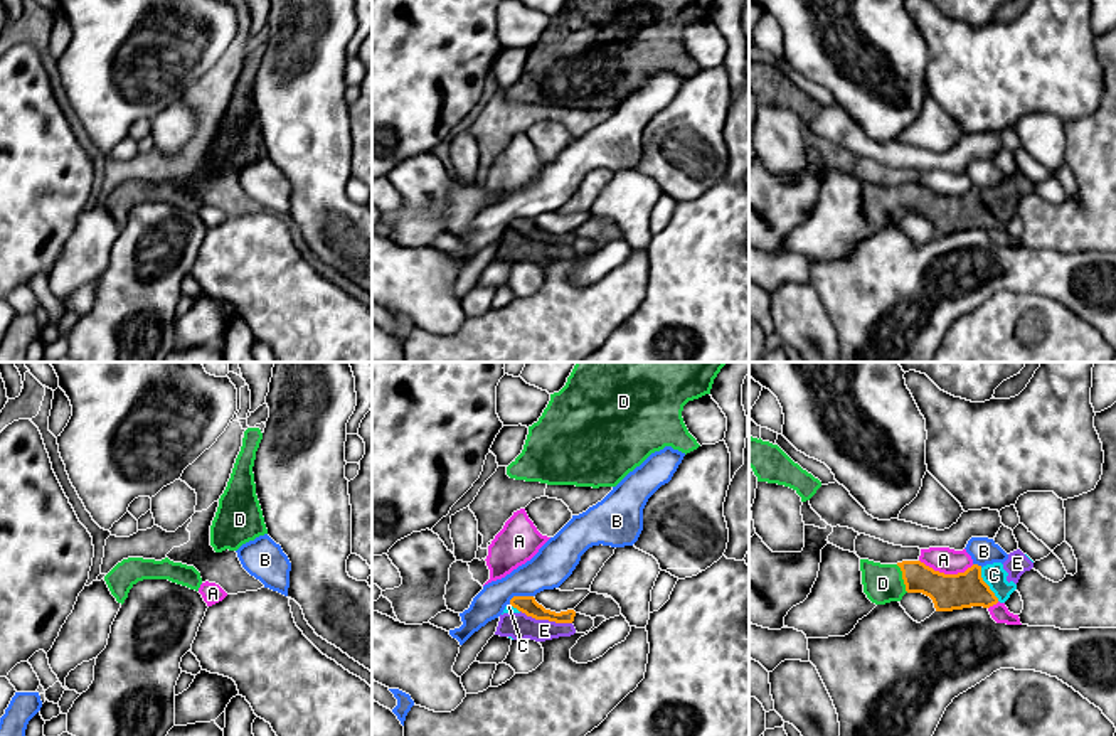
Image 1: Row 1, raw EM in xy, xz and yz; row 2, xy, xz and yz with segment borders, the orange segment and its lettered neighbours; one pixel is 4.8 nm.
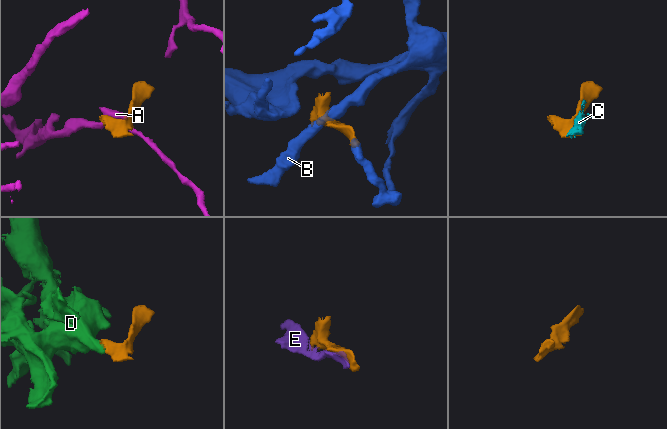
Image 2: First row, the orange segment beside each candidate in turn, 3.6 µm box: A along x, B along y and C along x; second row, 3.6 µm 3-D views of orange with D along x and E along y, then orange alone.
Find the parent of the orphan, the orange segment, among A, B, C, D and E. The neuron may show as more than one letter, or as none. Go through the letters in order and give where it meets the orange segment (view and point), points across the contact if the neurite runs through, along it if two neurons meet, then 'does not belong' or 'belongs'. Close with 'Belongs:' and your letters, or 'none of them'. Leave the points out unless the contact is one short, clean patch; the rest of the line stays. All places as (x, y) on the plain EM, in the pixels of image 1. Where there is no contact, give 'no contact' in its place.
A: yz (946, 197) | does not belong
B: xz (519, 219) | does not belong
C: yz (987, 208) | does not belong
D: yz (903, 201) | across yz (948, 214), (921, 201), (903, 201), (882, 206) | belongs
E: xz (546, 241) | does not belong
Belongs: D

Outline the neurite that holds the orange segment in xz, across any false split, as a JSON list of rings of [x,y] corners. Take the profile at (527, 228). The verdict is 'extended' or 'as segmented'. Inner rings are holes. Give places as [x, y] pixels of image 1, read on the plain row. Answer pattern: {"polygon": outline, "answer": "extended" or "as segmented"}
{"polygon": [[[513,219],[510,222],[510,227],[535,243],[549,243],[555,246],[572,246],[576,239],[574,232],[567,232],[561,236],[545,232],[542,227],[535,224],[534,219]]], "answer": "as segmented"}

